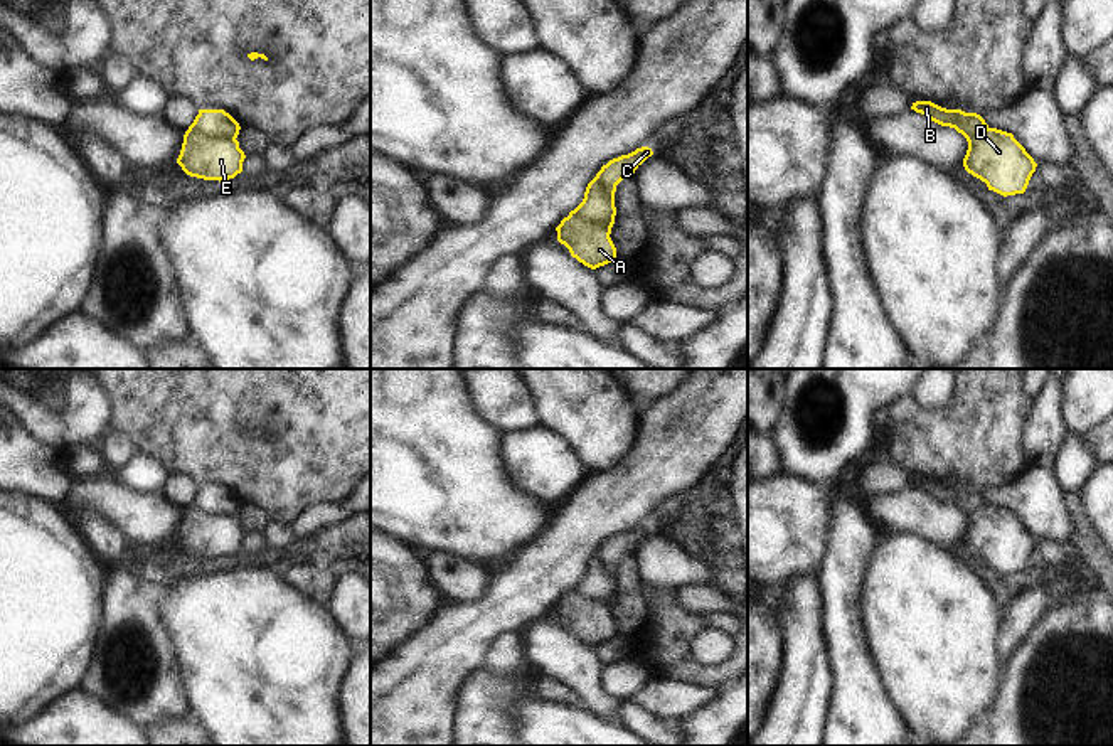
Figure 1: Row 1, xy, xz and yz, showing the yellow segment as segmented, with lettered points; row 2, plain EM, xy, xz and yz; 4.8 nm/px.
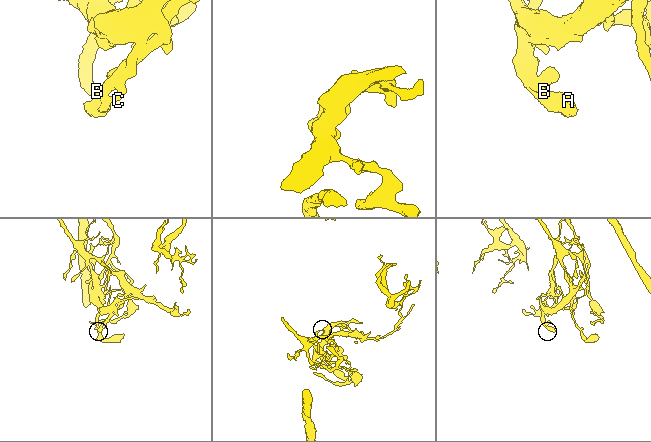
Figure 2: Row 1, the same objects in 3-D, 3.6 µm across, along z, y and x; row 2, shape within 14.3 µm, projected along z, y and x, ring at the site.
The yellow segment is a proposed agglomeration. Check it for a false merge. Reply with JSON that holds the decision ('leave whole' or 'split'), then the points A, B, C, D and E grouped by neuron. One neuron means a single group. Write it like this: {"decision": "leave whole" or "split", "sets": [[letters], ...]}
{"decision": "split", "sets": [["A", "C", "D", "E"], ["B"]]}

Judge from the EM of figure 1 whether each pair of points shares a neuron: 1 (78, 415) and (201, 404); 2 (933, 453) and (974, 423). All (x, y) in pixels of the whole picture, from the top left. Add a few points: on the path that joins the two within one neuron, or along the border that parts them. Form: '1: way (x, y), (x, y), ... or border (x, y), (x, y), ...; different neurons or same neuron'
1: border (100, 386), (110, 401), (108, 428); different neurons
2: way (943, 443), (957, 440), (963, 433); same neuron

